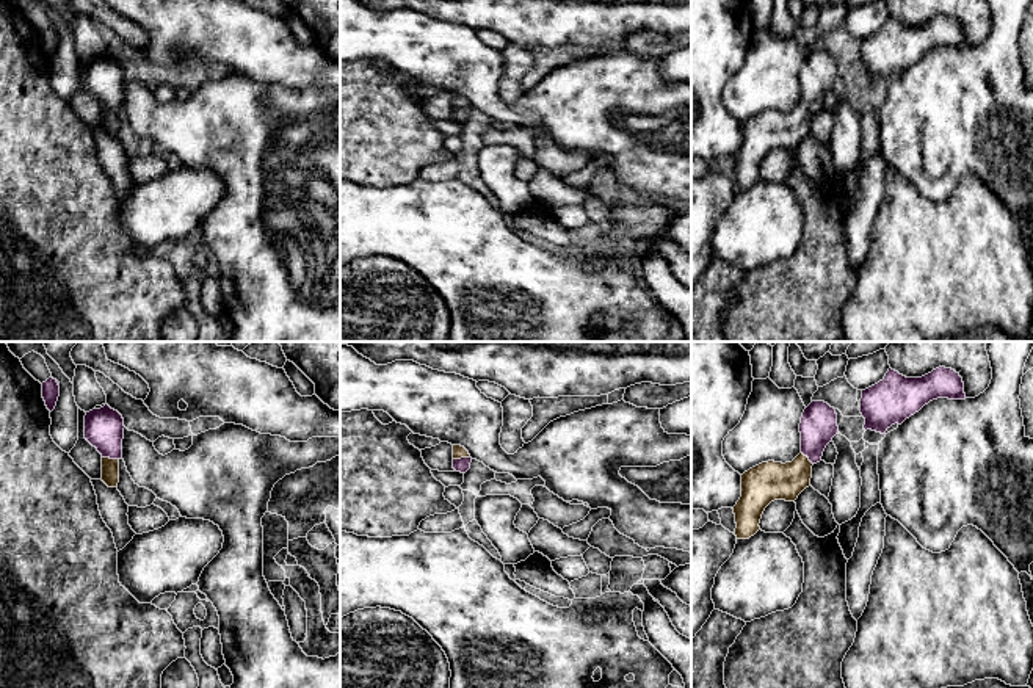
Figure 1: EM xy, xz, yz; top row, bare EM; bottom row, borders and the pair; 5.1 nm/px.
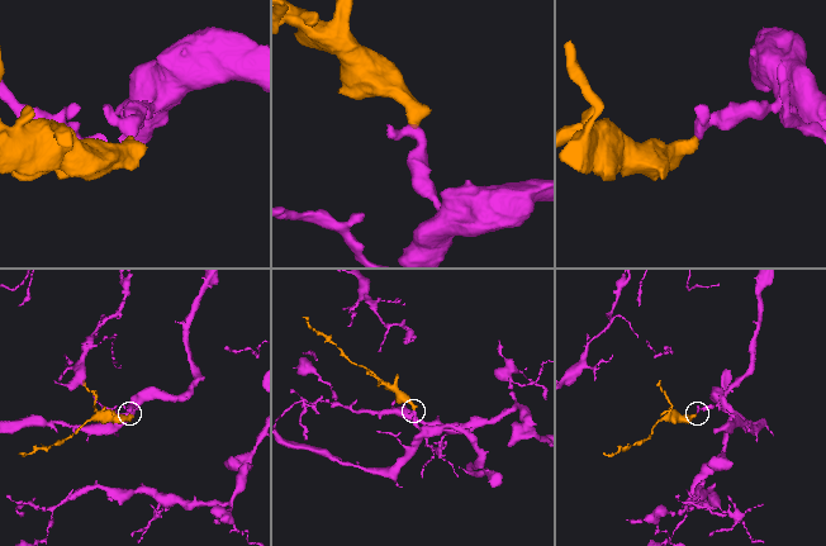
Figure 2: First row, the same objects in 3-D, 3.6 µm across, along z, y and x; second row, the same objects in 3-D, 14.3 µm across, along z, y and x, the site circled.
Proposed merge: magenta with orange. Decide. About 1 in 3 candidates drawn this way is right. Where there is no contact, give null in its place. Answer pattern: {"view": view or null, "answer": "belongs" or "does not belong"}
{"view": "xy", "answer": "belongs"}

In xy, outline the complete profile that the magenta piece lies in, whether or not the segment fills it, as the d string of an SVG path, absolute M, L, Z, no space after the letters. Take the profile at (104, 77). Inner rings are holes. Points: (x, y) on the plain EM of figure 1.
M105 53L85 64L85 88L102 103L102 130L118 136L124 88L122 64Z

